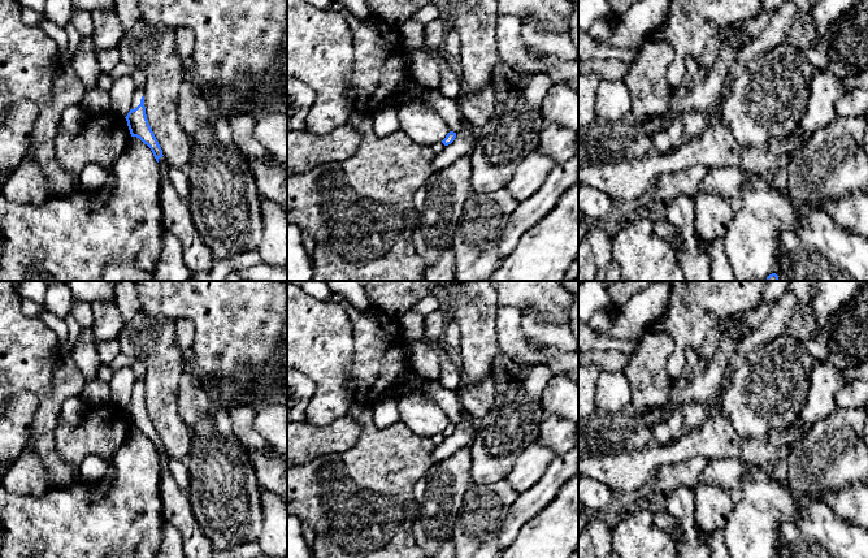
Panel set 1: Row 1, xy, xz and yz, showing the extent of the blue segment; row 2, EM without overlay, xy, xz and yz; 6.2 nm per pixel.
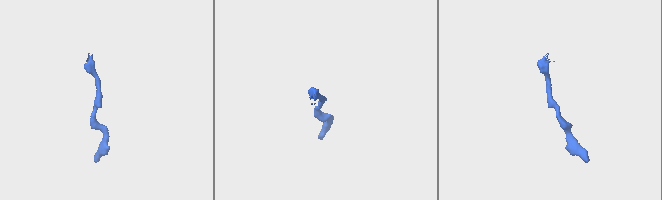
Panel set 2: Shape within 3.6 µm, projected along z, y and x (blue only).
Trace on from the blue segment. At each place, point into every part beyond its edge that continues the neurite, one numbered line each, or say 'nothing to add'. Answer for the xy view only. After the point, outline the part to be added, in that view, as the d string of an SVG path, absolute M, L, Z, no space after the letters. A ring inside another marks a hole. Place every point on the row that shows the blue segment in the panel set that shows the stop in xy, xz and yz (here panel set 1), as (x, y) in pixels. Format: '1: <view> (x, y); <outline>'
1: xy (139, 92); M136 88L131 109L135 109L140 104L140 99L144 96L144 88Z

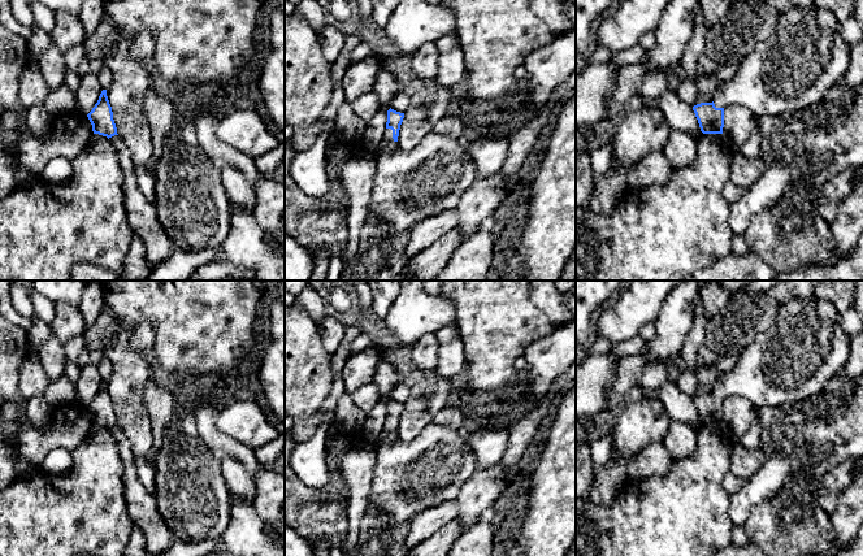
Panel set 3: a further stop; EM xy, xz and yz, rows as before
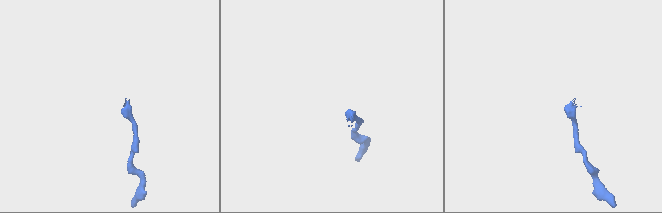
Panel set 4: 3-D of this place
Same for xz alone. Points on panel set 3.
1: xz (410, 186); M386 129L382 152L373 156L377 170L368 216L394 230L409 231L420 221L456 208L461 194L476 179L467 136L454 138L432 131L411 151L398 147L387 153L385 149L393 142L393 130Z

